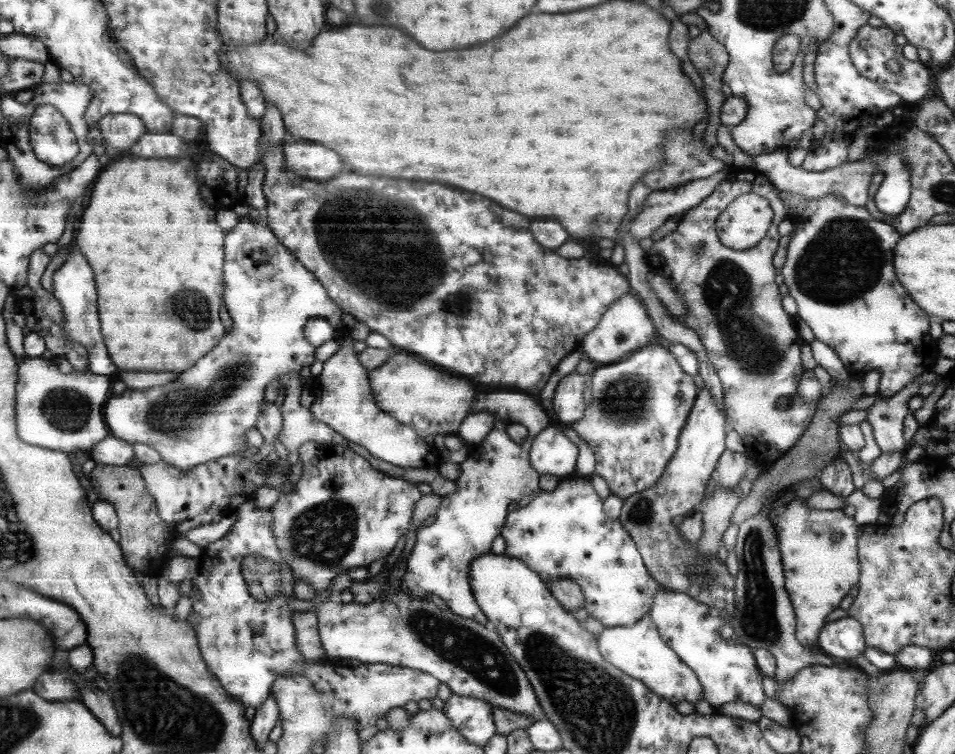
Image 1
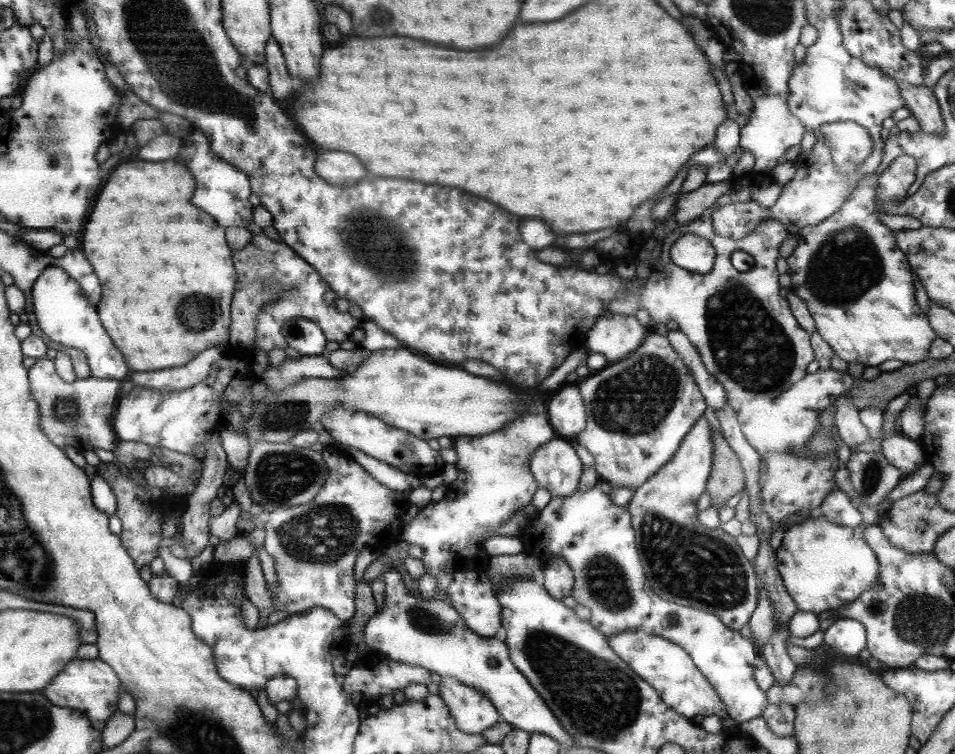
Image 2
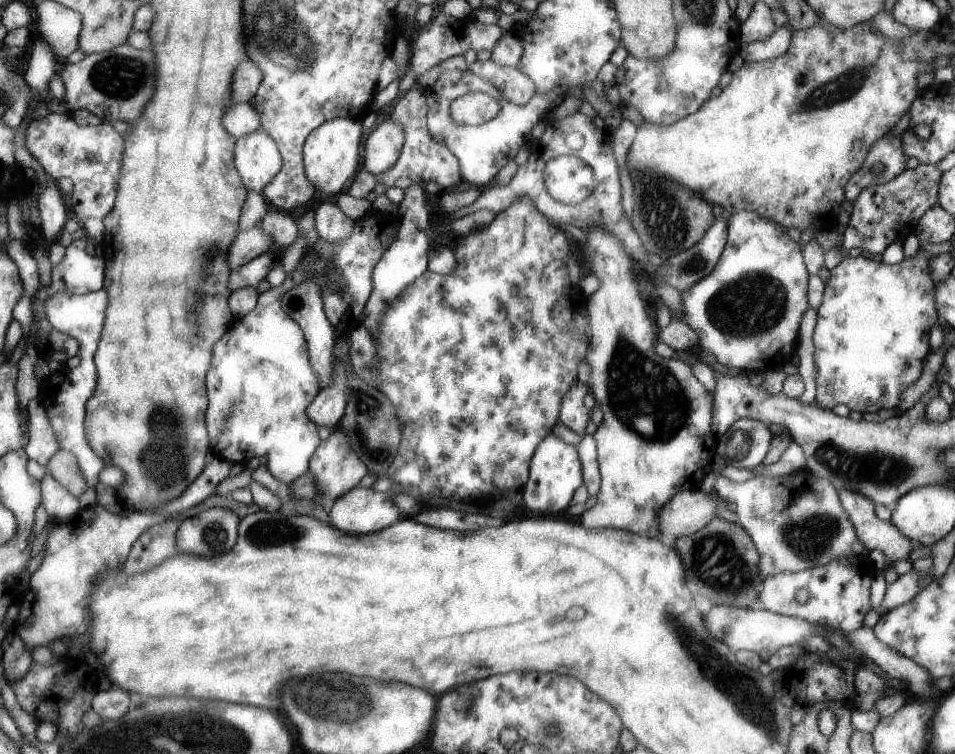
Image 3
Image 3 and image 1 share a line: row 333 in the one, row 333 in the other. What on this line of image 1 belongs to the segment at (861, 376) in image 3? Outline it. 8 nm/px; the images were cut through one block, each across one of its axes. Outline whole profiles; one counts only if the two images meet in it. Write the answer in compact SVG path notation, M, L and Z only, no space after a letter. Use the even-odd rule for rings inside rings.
M838 193L810 199L793 221L794 228L782 267L782 282L797 303L796 315L810 326L816 339L836 351L853 376L878 370L878 396L887 399L896 395L914 378L929 370L938 357L937 343L930 335L928 314L908 298L908 292L894 272L894 248L897 248L902 234L893 225L874 219L865 206L854 206Z

